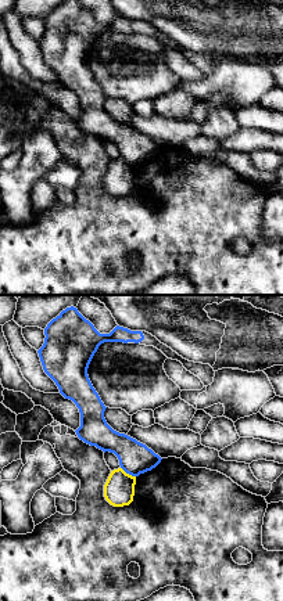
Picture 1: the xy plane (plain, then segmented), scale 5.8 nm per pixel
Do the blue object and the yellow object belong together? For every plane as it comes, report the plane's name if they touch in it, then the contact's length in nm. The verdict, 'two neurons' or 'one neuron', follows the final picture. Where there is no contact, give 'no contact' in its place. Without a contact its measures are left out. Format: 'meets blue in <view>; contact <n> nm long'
meets blue in xy; contact 110 nm long

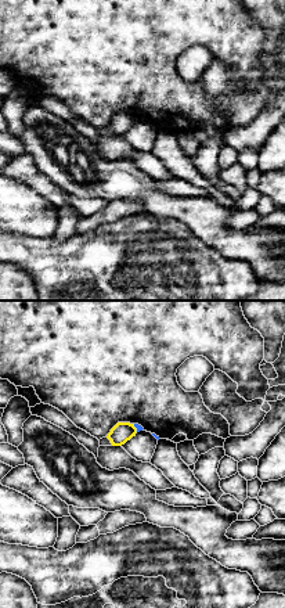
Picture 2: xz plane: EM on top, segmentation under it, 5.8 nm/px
meets blue in xz; contact 50 nm long

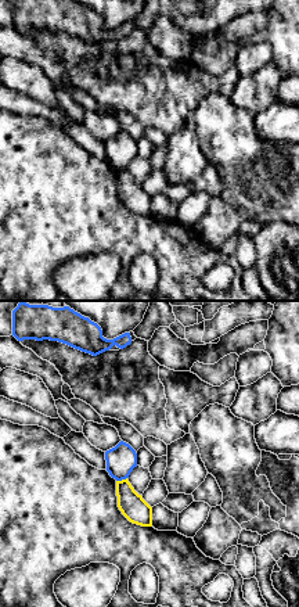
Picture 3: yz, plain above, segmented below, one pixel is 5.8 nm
meets blue in yz; contact 70 nm long

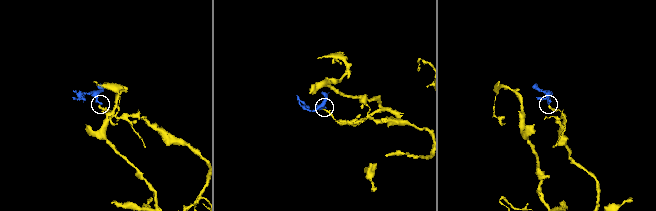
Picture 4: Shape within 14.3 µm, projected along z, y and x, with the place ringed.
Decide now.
two neurons

